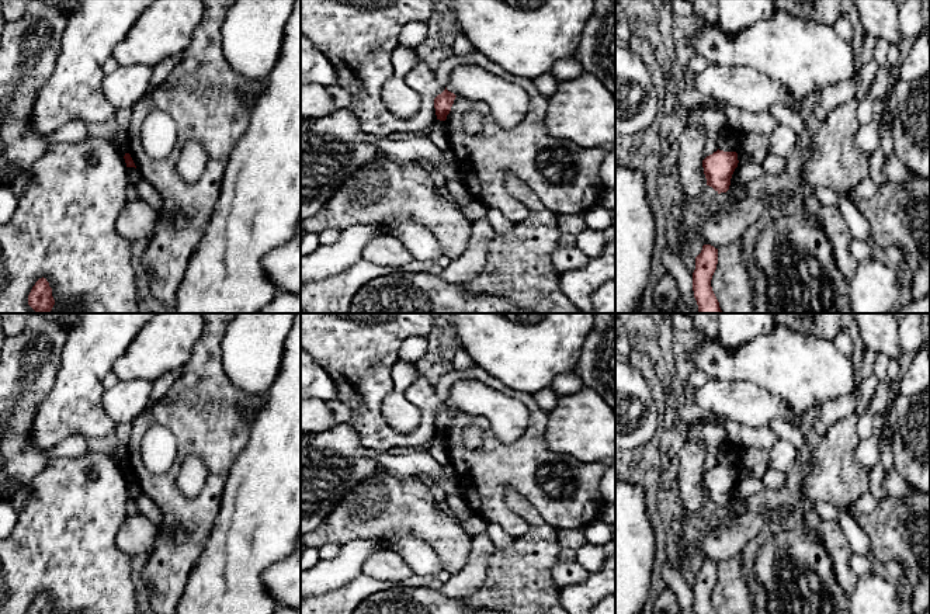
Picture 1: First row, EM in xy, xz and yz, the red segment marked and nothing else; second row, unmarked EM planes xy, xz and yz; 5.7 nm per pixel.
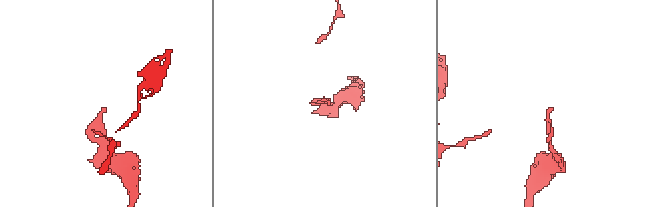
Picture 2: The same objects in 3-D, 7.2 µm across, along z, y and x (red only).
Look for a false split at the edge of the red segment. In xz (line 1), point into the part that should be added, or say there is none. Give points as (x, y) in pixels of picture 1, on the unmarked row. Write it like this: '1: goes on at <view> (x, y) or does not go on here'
1: does not go on here

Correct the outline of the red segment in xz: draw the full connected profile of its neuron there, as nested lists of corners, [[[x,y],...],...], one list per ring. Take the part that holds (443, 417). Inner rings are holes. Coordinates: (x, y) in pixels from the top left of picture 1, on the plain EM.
[[[445,402],[445,405],[434,413],[434,423],[435,423],[437,434],[440,436],[447,434],[447,430],[451,426],[455,412],[457,410],[448,406]]]

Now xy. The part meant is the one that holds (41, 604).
[[[39,593],[35,600],[32,601],[28,614],[53,614],[52,603],[46,593]]]

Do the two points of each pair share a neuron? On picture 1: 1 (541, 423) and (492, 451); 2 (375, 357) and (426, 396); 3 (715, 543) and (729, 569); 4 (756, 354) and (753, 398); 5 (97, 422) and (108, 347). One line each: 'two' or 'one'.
1: one
2: one
3: two
4: two
5: one

